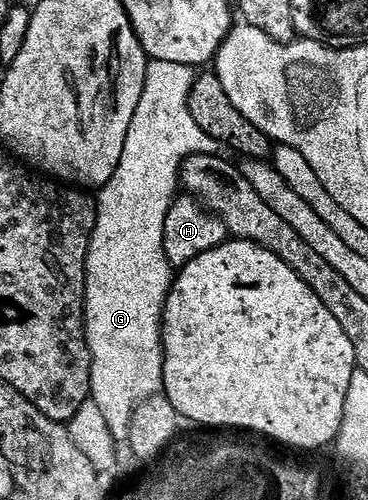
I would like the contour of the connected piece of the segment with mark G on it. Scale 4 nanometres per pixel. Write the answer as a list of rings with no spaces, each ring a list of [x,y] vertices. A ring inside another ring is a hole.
[[[152,59],[148,62],[145,73],[145,89],[141,93],[137,113],[133,113],[133,125],[129,125],[129,133],[125,137],[125,153],[121,153],[121,161],[117,165],[113,177],[97,195],[95,231],[91,235],[91,248],[87,254],[87,298],[83,305],[83,314],[87,325],[87,344],[91,350],[91,393],[89,399],[90,402],[97,405],[97,409],[101,409],[101,414],[105,417],[105,425],[109,425],[111,435],[116,441],[126,440],[127,426],[131,424],[131,417],[135,412],[136,405],[144,403],[153,395],[160,394],[163,389],[163,306],[167,303],[173,282],[173,268],[165,257],[163,238],[165,237],[165,217],[181,187],[183,160],[191,155],[213,155],[217,151],[215,139],[209,137],[209,133],[205,133],[205,129],[201,129],[201,125],[197,125],[197,121],[193,121],[193,113],[189,113],[187,95],[195,84],[196,74],[196,68],[189,65],[177,65],[177,61]]]

